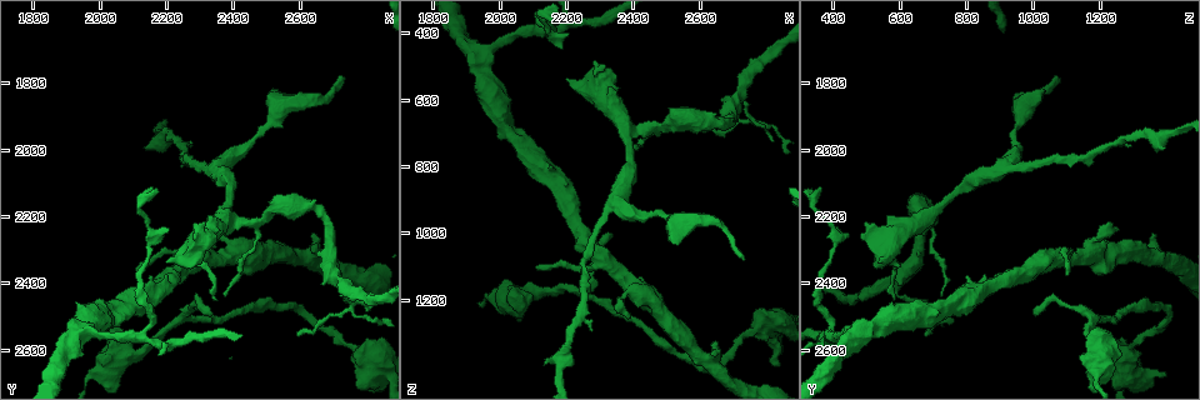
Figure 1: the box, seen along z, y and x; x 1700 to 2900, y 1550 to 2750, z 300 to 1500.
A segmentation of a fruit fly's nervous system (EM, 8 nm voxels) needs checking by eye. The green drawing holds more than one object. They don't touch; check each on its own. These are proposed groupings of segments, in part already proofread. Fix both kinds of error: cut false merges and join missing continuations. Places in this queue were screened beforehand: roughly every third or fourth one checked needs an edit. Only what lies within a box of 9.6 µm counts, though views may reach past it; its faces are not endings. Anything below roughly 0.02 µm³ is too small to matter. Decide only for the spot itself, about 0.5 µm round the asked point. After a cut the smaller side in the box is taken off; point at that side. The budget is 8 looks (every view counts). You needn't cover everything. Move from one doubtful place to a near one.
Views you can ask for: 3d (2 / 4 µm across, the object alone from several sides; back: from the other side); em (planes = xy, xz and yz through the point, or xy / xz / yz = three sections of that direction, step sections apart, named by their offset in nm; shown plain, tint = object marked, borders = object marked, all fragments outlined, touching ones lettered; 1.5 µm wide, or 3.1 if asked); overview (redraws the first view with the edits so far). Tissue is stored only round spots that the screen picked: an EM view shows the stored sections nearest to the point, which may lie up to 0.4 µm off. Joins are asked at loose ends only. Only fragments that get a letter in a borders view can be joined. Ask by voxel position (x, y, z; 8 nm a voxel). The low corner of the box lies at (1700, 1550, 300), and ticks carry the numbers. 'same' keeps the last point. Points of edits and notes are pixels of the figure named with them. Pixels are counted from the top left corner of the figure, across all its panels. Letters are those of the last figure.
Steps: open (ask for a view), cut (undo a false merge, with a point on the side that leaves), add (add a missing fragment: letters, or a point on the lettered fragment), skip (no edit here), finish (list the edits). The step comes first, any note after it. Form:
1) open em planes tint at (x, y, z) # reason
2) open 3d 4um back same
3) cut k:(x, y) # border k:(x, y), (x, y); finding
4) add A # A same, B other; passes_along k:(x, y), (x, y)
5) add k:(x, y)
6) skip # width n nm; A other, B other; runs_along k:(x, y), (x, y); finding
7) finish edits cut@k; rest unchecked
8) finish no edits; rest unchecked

open em planes tint at (2280, 2260, 480)

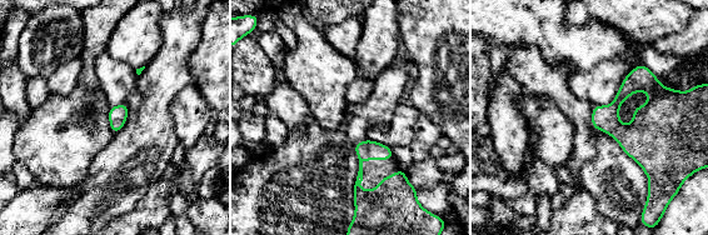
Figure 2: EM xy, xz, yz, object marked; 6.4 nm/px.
open em planes borders same

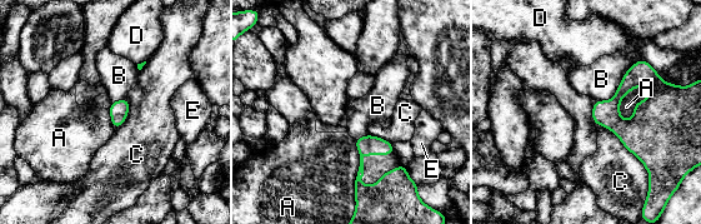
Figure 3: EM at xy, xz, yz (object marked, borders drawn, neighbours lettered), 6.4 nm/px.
skip # A other, B other, C other, D other, E other; no lettered fragment goes on from it

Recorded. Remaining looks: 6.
open 3d 2um back at (2110, 2370, 1110) # thin end

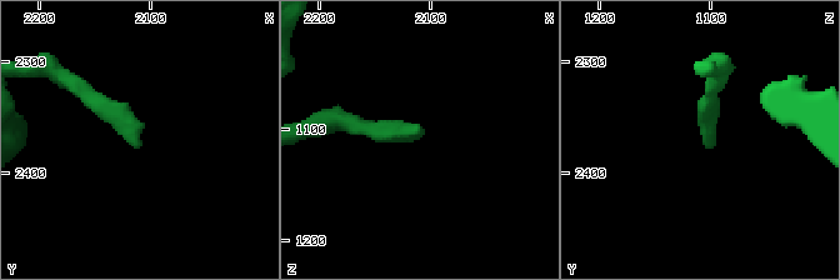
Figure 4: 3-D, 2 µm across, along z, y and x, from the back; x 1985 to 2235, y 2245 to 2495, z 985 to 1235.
open em planes plain at (2112, 2374, 1106) # now the EM

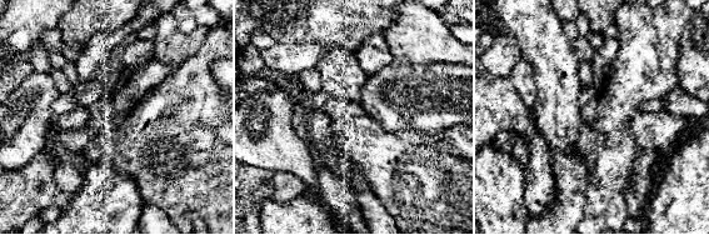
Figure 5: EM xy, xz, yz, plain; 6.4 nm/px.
open em planes borders same

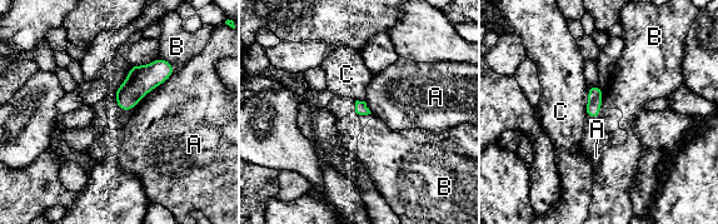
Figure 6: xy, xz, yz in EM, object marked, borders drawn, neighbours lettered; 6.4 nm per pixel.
skip # longest_contact A 220 nm; A other, B other, C other; none of them fits

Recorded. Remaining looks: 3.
open em yz step 8 borders at (1960, 2690, 1190) # calibre changes

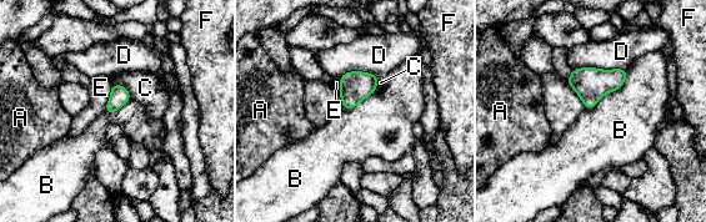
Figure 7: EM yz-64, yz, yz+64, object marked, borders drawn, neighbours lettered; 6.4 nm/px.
skip # A other, B other, C other, D other, E other, F other; border 7:(629, 69), (619, 89), (585, 110); all the same neuron

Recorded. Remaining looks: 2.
finish no edits; rest unchecked

